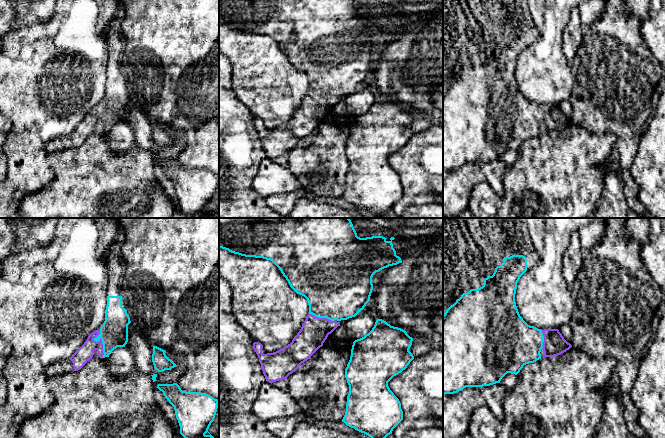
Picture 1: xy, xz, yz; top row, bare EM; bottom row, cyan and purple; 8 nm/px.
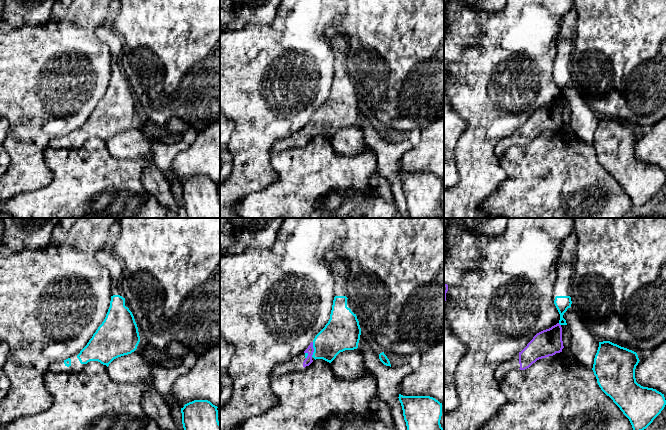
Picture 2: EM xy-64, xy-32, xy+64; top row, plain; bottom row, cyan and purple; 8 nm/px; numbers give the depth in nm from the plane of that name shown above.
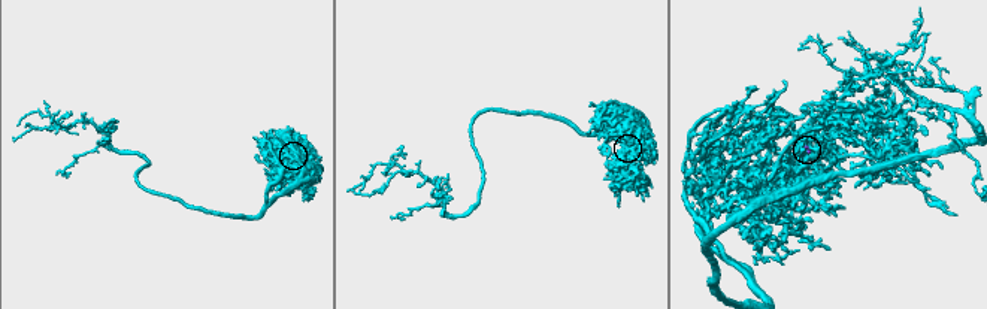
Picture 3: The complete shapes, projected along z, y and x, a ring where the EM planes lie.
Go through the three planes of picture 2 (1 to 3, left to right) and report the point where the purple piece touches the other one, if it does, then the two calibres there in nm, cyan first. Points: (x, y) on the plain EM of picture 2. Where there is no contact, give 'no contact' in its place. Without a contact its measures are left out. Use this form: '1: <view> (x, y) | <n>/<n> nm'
1: no contact
2: xy-32 (314, 125) | 280/60 nm
3: no contact

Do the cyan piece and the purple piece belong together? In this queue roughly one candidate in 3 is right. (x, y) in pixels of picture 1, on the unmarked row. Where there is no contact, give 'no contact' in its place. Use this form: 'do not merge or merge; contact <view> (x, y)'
merge; contact xy (99, 116)

